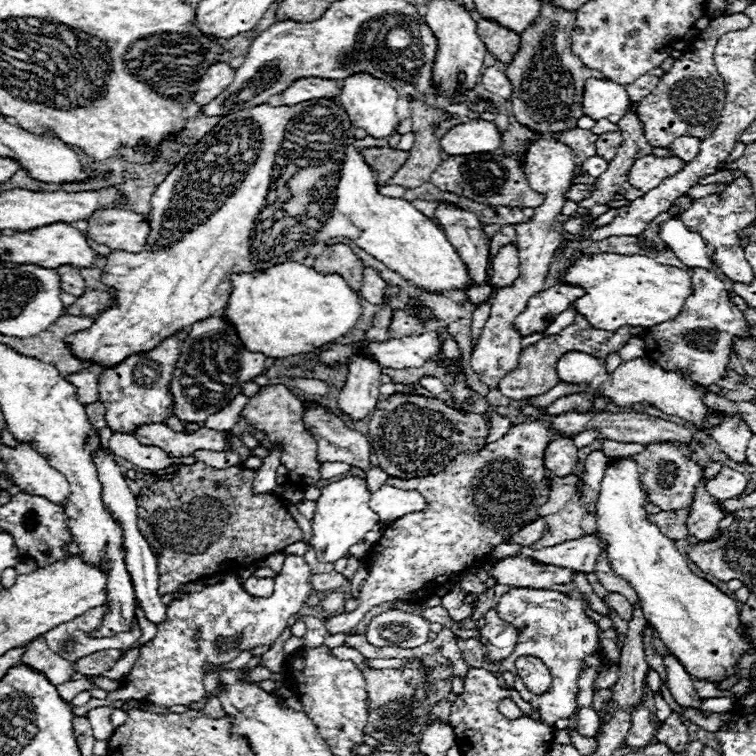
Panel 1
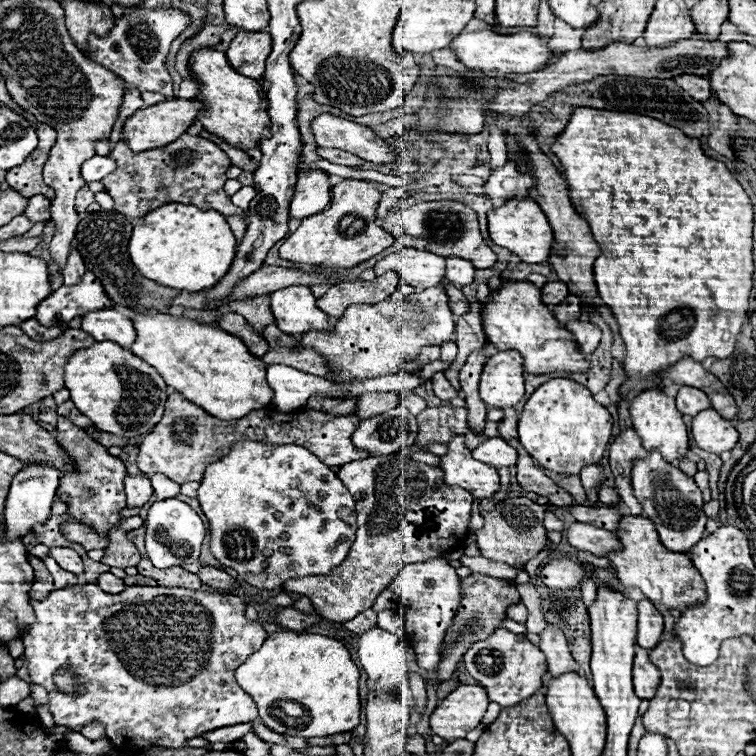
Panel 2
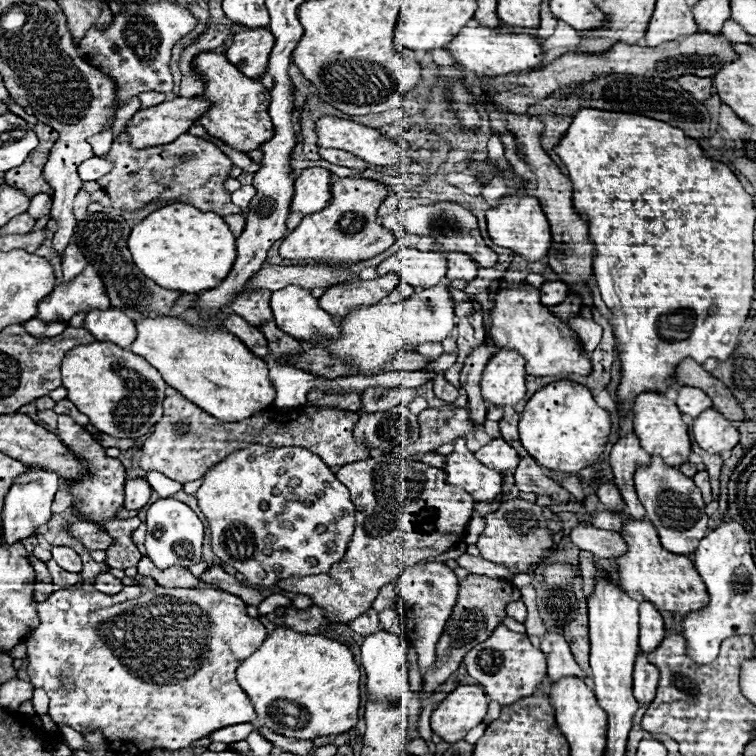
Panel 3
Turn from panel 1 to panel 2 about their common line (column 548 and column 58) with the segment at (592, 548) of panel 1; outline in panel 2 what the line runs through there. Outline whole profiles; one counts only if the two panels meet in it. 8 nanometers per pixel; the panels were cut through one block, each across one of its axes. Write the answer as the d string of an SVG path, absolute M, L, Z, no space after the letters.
M52 548L50 550L52 558L68 572L74 572L74 574L82 574L84 572L84 564L82 564L82 558L72 550L72 548Z

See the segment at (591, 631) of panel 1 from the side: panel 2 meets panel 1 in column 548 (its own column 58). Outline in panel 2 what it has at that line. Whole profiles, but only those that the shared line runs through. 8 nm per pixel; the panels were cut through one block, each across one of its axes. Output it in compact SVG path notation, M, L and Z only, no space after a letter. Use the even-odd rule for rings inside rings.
M74 584L62 590L50 592L46 600L32 600L34 612L36 612L36 624L28 626L22 634L22 642L26 646L26 658L28 658L28 674L32 678L32 684L44 686L50 696L50 712L54 716L54 722L58 726L72 728L80 732L84 726L90 722L100 722L106 728L106 738L112 742L112 746L118 752L138 752L144 748L152 746L162 746L162 748L186 748L188 740L204 736L204 732L224 728L224 726L234 726L234 724L244 724L244 722L254 722L258 718L256 704L250 700L250 696L236 684L234 680L234 670L252 654L260 644L268 638L264 626L258 620L248 620L244 616L246 604L232 594L220 594L220 592L206 592L206 590L188 590L188 588L164 588L164 586L126 586L124 592L120 594L106 594L102 592L96 584ZM68 668L74 672L78 678L78 692L76 694L64 694L56 688L52 676L60 670Z

